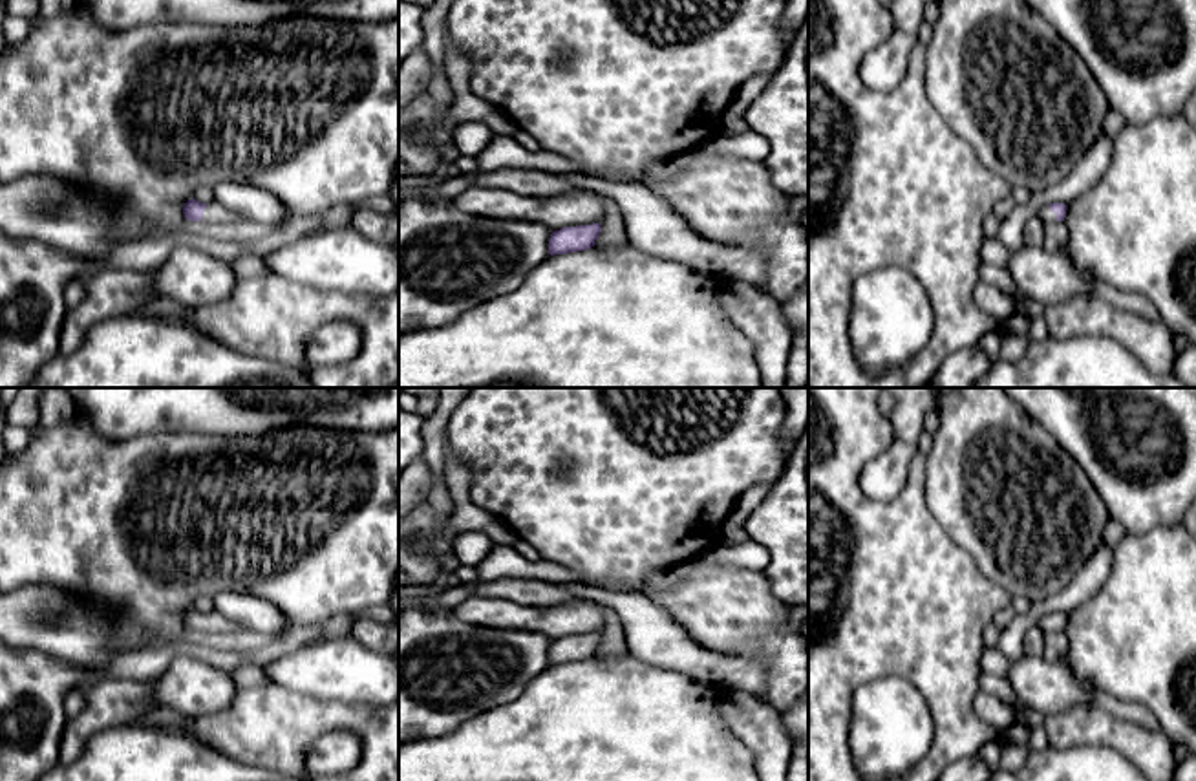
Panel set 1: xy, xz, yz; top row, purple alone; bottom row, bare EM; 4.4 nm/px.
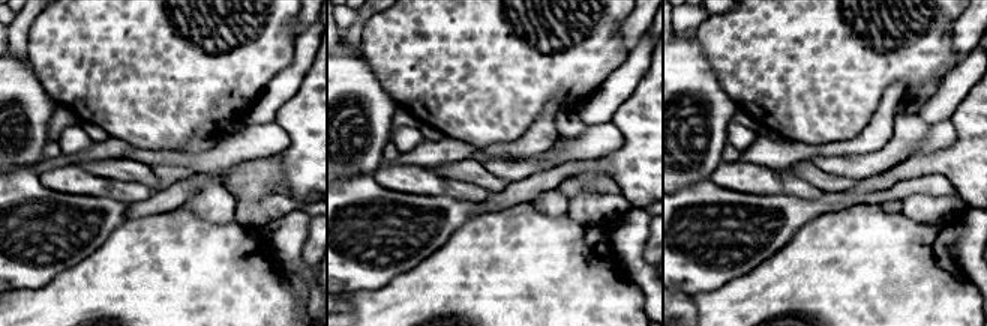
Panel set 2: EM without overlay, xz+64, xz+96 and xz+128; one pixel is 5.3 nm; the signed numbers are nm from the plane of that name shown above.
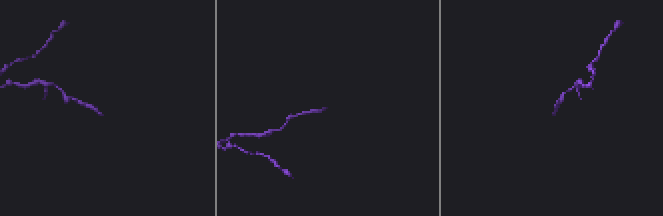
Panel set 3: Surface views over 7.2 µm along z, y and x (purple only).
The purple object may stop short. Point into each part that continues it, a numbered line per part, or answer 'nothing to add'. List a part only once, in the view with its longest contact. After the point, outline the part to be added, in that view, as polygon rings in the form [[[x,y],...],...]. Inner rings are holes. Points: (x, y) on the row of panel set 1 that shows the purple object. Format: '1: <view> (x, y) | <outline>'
1: xy (214, 214) | [[[214,199],[207,203],[201,221],[210,223],[210,225],[232,225],[232,223],[238,223],[240,219],[241,216],[227,210]]]

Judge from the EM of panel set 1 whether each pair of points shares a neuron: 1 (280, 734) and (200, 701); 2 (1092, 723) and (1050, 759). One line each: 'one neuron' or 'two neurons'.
1: two neurons
2: two neurons

